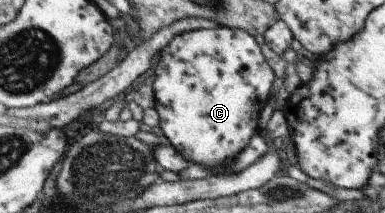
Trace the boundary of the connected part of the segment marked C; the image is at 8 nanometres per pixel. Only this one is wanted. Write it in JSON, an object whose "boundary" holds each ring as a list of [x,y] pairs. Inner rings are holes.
{"boundary":[[[219,25],[215,29],[200,29],[177,35],[167,49],[161,51],[155,74],[152,81],[157,97],[155,109],[160,117],[157,131],[164,134],[189,163],[198,163],[211,169],[229,165],[251,143],[255,133],[260,131],[261,114],[271,99],[273,83],[277,79],[253,35],[242,29]]]}

